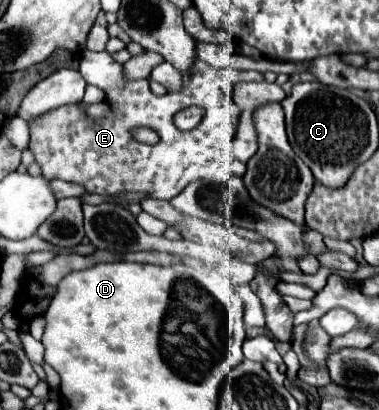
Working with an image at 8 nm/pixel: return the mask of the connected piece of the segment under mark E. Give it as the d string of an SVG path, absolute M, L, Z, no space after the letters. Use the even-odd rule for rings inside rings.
M91 52L91 66L113 66L111 86L102 102L91 106L80 102L55 108L29 122L29 148L33 150L43 176L49 180L59 178L81 184L91 194L119 196L137 192L161 200L171 200L195 180L229 184L231 178L241 178L243 182L246 164L243 163L243 167L227 167L238 166L237 160L221 159L225 154L231 154L231 142L237 134L241 114L233 100L233 84L263 82L261 72L209 70L207 74L193 74L181 94L169 92L165 96L155 96L149 88L149 80L127 82L121 64L107 52ZM193 104L205 108L205 116L195 130L183 132L175 126L173 116ZM139 126L155 130L159 134L159 142L137 142L131 132Z

